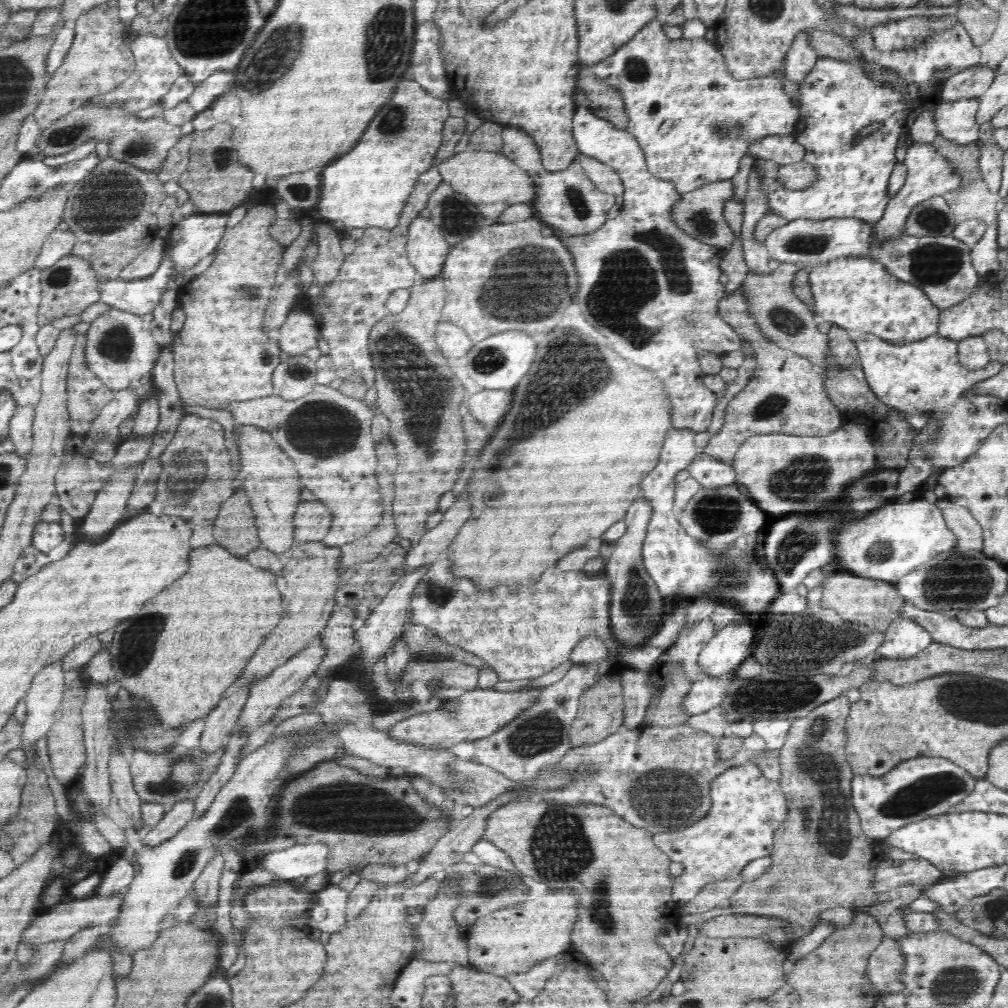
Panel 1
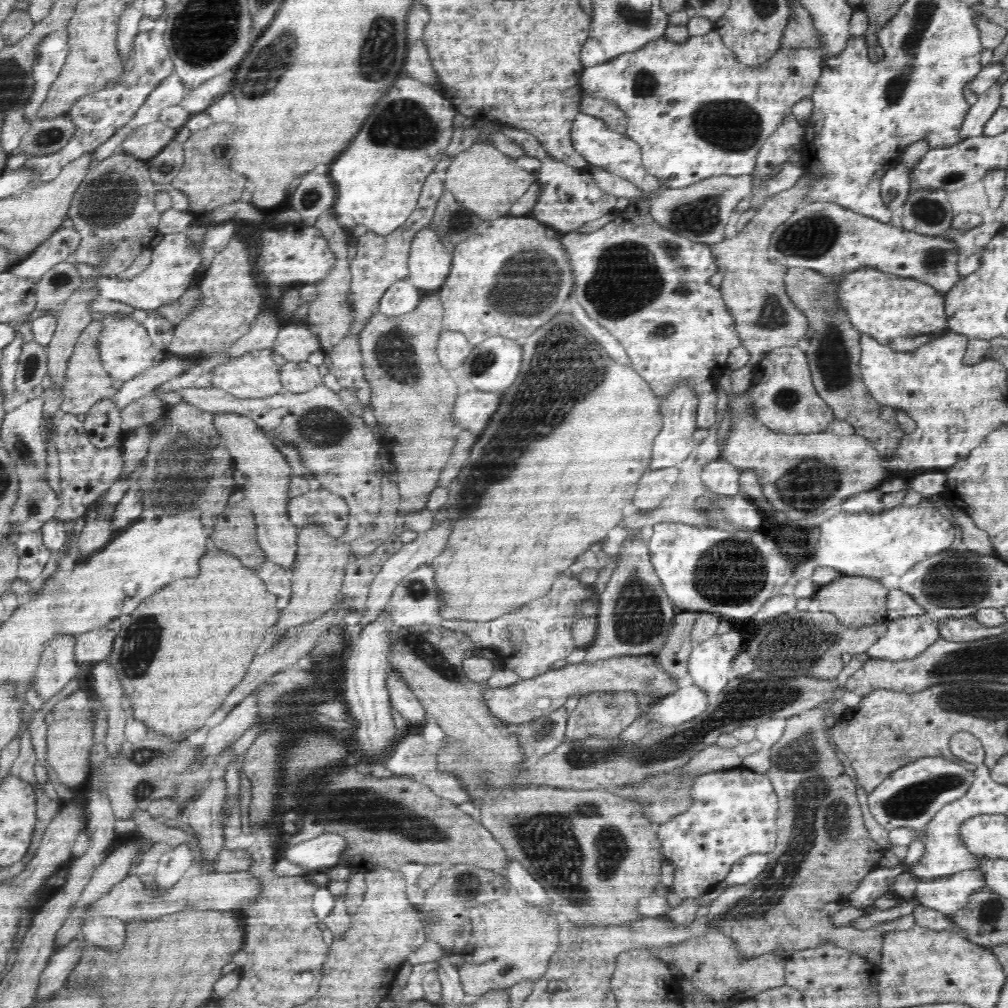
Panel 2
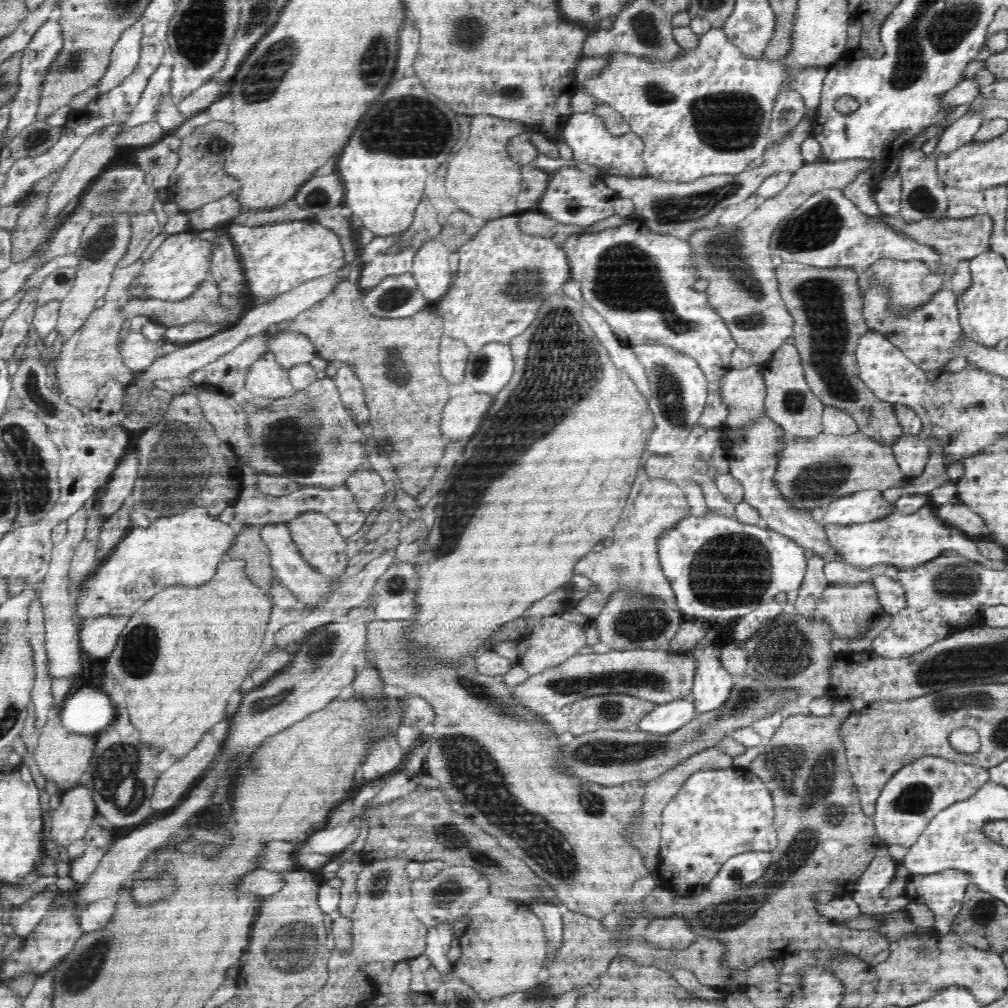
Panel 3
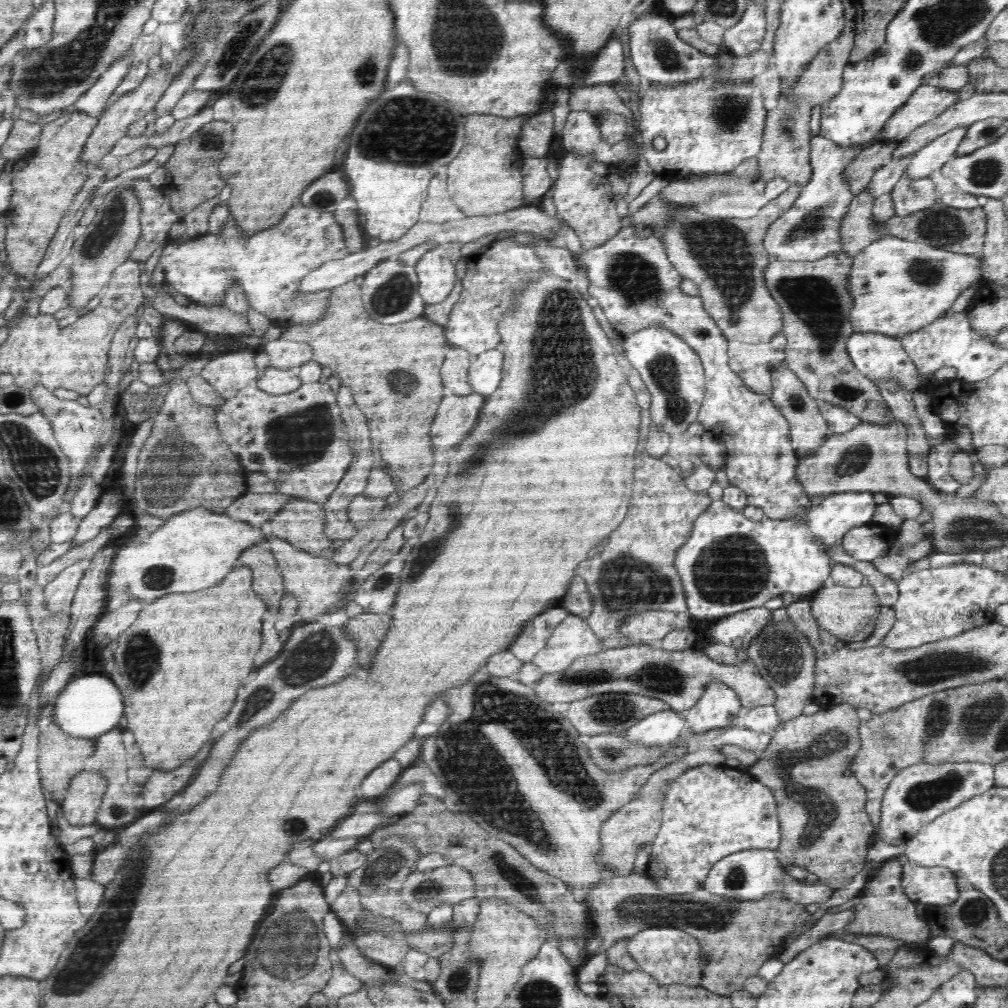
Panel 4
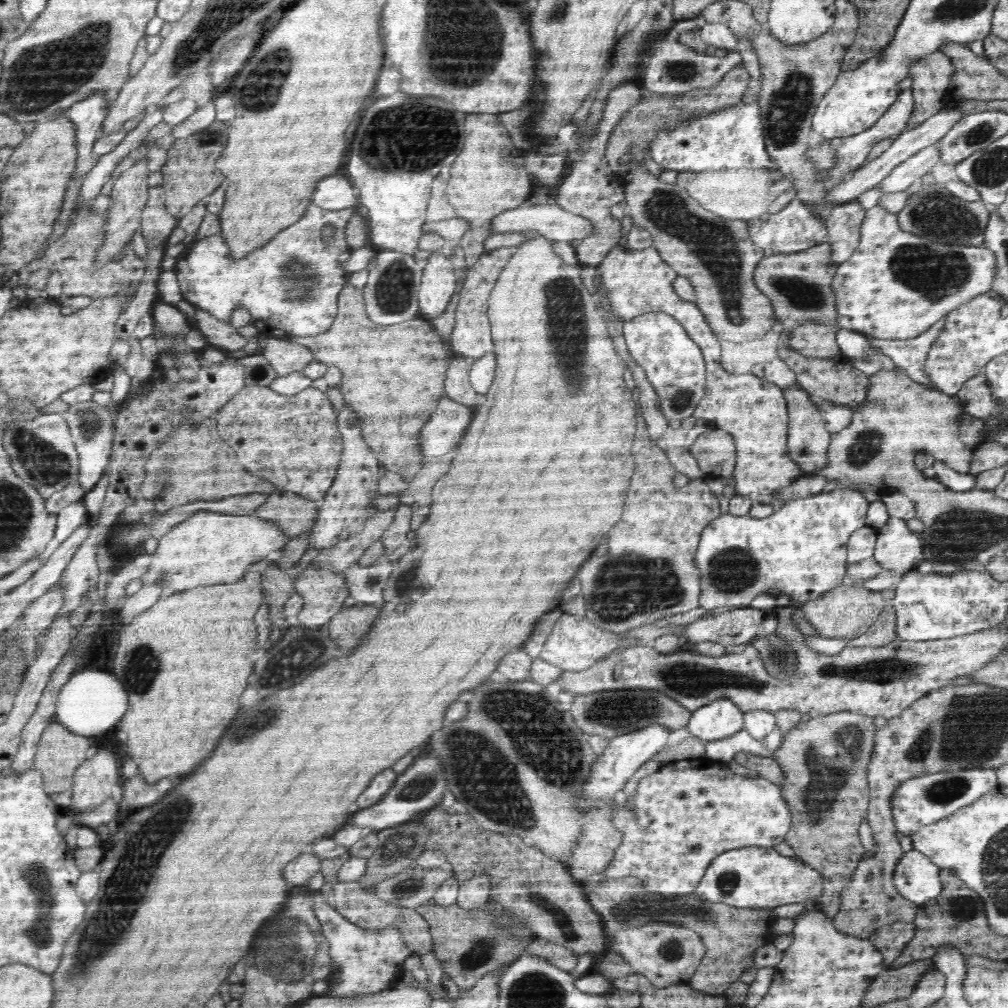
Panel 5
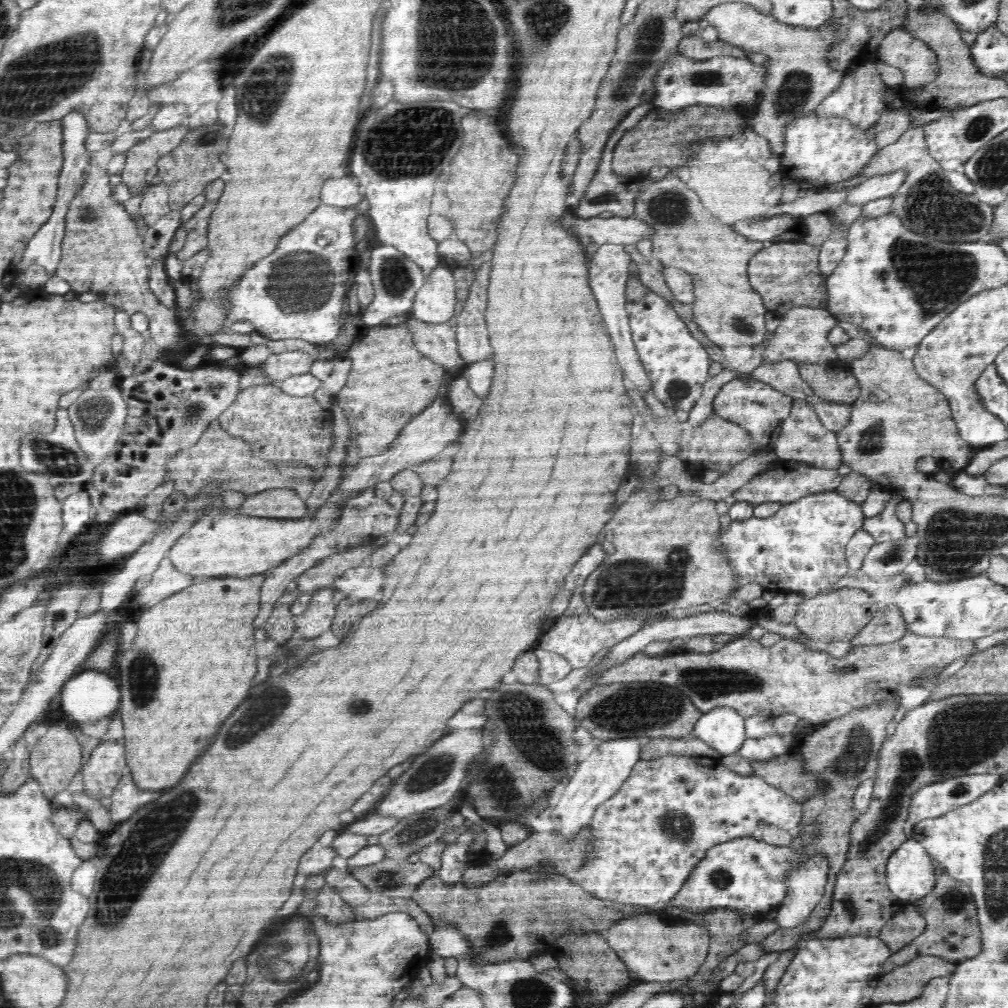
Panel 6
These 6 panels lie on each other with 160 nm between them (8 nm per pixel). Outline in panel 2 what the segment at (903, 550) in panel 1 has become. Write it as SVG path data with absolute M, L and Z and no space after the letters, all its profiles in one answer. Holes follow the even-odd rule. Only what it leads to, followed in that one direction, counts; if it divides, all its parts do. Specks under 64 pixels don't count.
M930 502L916 506L897 506L879 513L850 514L840 511L819 524L819 540L810 562L800 565L782 586L780 595L792 595L797 582L810 579L818 566L836 568L850 576L880 579L888 574L902 576L930 556L950 549L956 530L938 508Z

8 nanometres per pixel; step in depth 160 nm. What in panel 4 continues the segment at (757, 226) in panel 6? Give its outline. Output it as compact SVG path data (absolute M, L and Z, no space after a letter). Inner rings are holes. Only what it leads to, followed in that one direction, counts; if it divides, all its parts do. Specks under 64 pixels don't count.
M932 83L922 85L894 112L878 139L899 142L958 102L958 91L942 89ZM822 135L813 137L810 143L812 176L803 186L792 208L776 219L768 227L764 236L764 247L773 259L812 262L826 255L843 252L842 239L840 239L842 223L840 222L846 218L850 202L855 197L847 185L847 180L843 177L843 170L862 149L864 148L861 146L843 148Z

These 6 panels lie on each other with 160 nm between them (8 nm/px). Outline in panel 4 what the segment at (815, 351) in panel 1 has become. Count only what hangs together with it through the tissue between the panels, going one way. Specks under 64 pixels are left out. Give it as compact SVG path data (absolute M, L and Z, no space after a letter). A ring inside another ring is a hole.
M894 140L878 142L870 148L862 149L853 158L853 161L846 165L843 177L847 180L847 185L854 196L868 187L874 173L890 159L890 154L894 152L897 143ZM791 184L780 196L768 202L764 208L760 208L760 212L754 218L746 218L746 220L716 217L704 214L696 208L673 206L669 202L663 202L654 197L638 211L622 218L621 222L626 227L630 227L630 224L646 224L655 230L655 234L666 245L665 251L668 253L668 259L683 279L692 280L698 286L704 309L728 340L744 340L746 342L746 336L758 336L758 342L768 342L782 331L783 319L779 305L771 296L766 285L766 266L773 258L764 247L764 232L768 230L770 220L780 218L789 208L792 208L792 204L796 202L802 189L802 186L798 184Z

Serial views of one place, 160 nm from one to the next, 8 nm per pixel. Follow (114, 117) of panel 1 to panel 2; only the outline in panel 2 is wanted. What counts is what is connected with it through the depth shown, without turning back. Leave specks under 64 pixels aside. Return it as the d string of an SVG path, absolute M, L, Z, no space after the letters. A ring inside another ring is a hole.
M69 114L51 119L36 118L30 123L30 130L22 136L18 152L31 157L54 154L62 150L76 132L76 124ZM159 120L140 125L127 134L127 137L119 144L118 152L128 153L146 162L154 158L167 144L170 144L177 131Z

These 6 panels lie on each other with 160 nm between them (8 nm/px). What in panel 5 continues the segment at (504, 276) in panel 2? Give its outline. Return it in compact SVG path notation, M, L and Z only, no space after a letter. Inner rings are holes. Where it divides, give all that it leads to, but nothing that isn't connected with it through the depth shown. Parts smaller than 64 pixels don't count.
M513 247L484 252L480 258L468 268L466 278L459 293L459 304L456 308L456 324L450 333L450 346L453 355L462 354L470 358L480 358L488 352L494 352L494 342L490 338L490 322L486 316L486 306L490 292L500 277L502 268L508 264L510 256L514 254Z

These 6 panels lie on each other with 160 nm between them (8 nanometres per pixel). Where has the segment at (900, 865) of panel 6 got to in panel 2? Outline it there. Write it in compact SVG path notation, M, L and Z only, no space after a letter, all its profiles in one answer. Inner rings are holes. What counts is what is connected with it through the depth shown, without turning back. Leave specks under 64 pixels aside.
M972 869L937 879L920 879L913 899L919 905L951 916L966 907L971 895L981 892L985 887L982 871Z

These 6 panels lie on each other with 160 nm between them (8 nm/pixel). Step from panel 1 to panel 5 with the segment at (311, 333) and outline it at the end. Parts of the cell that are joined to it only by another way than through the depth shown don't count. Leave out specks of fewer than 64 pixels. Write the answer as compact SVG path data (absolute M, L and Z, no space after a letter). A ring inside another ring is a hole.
M272 337L268 339L266 348L263 348L260 354L268 359L278 377L302 371L307 364L314 360L312 352L306 346Z

